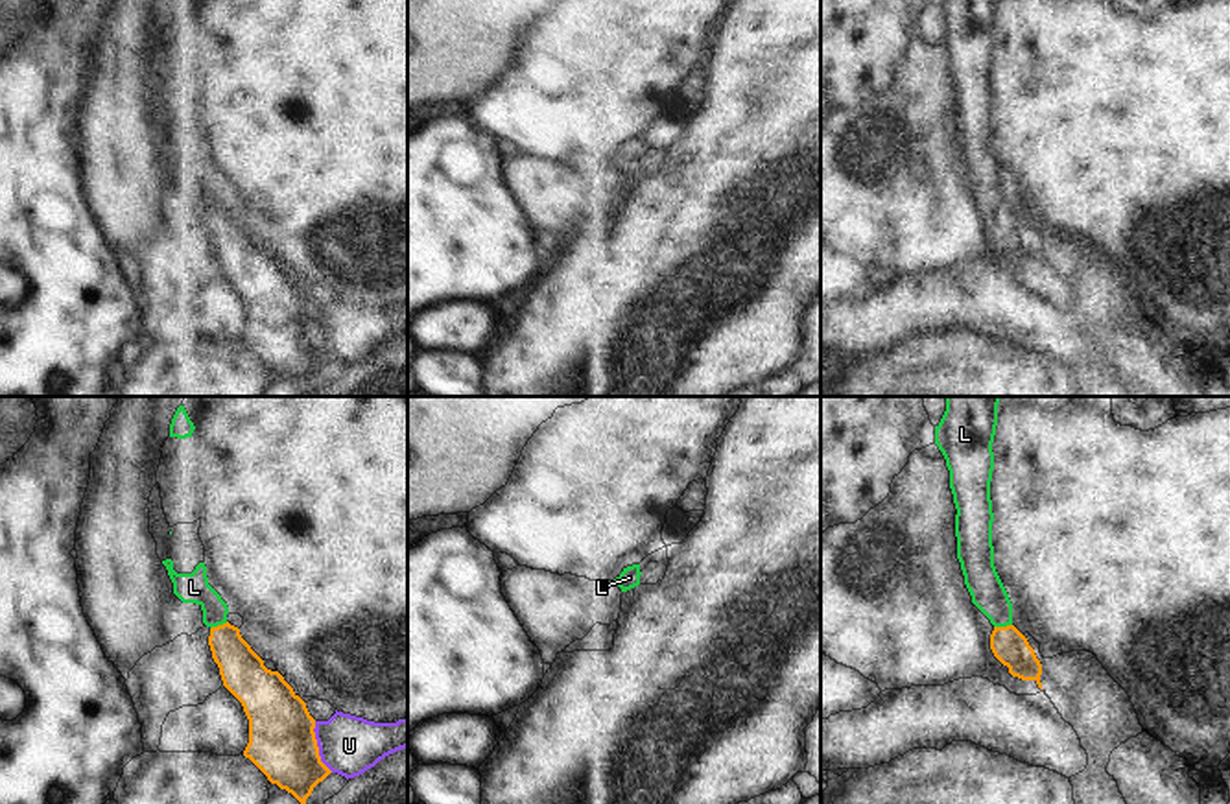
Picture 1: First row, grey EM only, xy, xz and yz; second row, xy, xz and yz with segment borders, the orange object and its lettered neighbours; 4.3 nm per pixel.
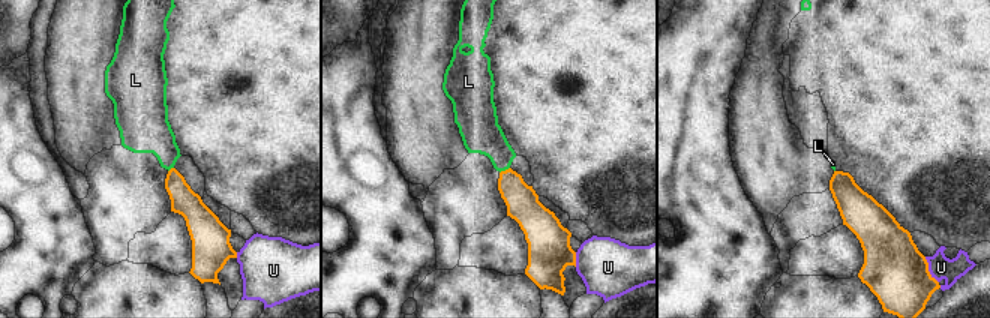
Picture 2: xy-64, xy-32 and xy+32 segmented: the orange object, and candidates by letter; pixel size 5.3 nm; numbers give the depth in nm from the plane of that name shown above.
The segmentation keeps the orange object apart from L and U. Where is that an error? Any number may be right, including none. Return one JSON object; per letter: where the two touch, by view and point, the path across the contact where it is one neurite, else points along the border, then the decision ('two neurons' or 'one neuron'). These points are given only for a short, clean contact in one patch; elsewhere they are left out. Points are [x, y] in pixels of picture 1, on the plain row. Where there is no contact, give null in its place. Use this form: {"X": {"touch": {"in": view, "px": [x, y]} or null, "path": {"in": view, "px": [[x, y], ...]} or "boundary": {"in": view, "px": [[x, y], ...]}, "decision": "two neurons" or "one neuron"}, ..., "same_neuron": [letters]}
{"L": {"touch": {"in": "yz", "px": [1002, 214]}, "path": {"in": "yz", "px": [[1009, 233], [1002, 214], [1000, 198], [981, 166]]}, "decision": "one neuron"}, "U": {"touch": {"in": "xy", "px": [318, 334]}, "decision": "two neurons"}, "same_neuron": ["L"]}

